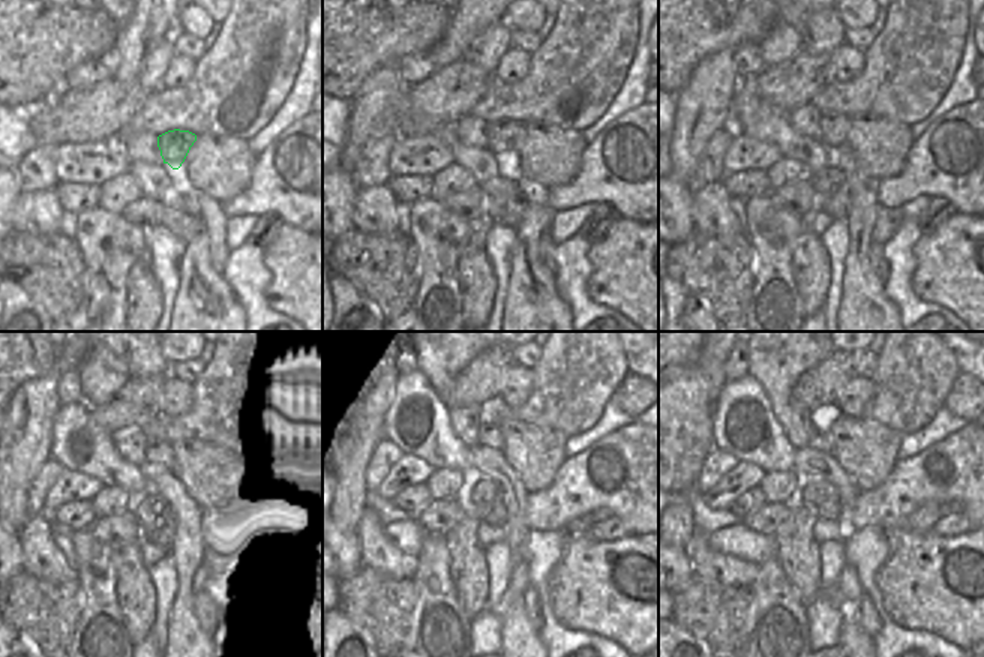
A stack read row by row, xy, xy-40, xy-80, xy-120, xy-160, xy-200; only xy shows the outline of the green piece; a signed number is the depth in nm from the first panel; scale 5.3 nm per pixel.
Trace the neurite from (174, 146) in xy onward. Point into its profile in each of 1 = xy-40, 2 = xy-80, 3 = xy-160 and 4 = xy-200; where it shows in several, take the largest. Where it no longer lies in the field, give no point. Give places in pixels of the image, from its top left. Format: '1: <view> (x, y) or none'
1: xy-40 (503, 137)
2: xy-80 (834, 129)
3: xy-160 (489, 437)
4: xy-200 (819, 438)

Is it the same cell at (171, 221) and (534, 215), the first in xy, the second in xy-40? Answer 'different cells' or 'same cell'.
different cells

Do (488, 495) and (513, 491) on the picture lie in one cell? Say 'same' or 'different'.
different

